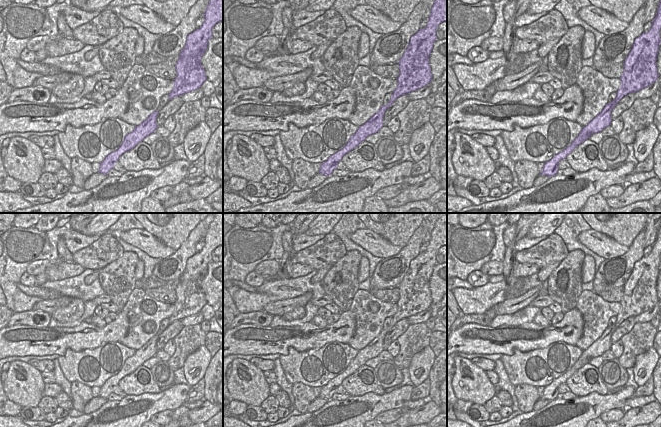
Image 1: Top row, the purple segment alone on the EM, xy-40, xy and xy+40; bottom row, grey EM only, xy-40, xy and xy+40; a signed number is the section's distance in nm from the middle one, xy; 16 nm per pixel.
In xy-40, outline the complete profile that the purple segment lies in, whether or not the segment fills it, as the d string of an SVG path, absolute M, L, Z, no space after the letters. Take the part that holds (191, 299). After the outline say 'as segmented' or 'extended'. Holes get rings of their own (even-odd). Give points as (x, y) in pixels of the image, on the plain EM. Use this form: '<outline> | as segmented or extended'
M223 213L215 215L203 241L204 247L187 260L185 270L179 278L175 289L177 300L174 312L169 317L169 324L200 312L207 304L201 281L212 262L212 252L218 246L223 246Z | as segmented

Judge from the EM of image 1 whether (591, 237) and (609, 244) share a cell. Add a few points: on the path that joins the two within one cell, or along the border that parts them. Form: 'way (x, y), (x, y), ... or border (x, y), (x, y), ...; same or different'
way (595, 241), (605, 244); same

